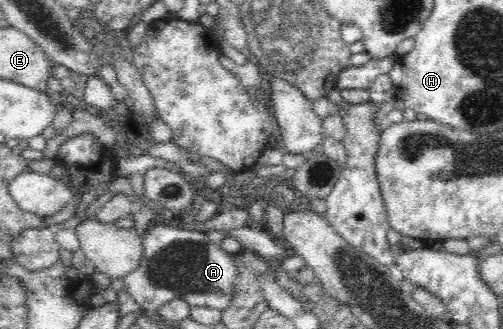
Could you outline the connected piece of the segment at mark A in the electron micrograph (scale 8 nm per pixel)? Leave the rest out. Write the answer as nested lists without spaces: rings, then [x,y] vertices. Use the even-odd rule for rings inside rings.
[[[159,222],[149,227],[149,231],[142,239],[143,254],[137,268],[129,274],[121,276],[125,290],[133,297],[145,311],[156,312],[161,306],[173,300],[183,300],[190,307],[206,307],[225,312],[231,308],[234,296],[234,282],[238,277],[238,268],[234,263],[233,254],[221,248],[220,244],[209,241],[205,232],[196,231],[190,226],[182,227],[178,222],[163,224]]]

